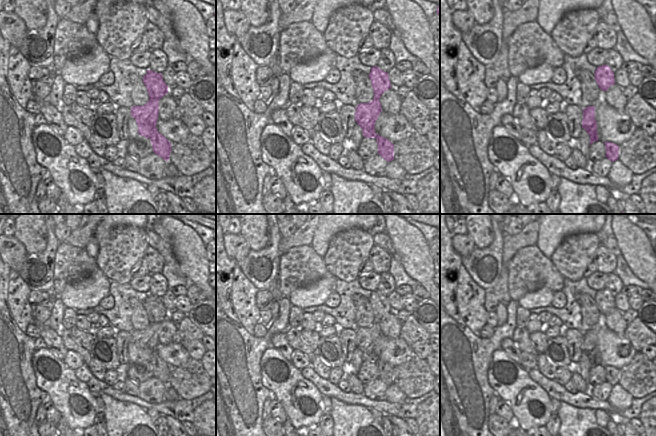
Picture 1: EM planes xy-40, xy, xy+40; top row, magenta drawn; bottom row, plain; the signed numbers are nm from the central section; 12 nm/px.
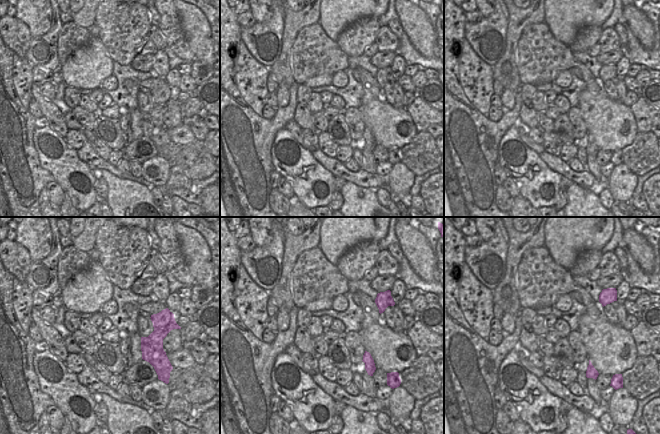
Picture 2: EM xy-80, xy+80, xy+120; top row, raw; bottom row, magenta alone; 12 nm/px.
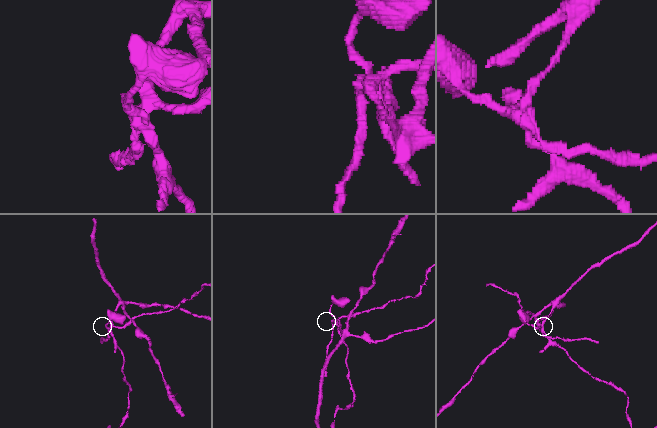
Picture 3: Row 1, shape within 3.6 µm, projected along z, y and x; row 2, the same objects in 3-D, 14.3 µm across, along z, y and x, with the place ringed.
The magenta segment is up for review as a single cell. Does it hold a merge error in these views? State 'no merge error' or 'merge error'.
merge error

